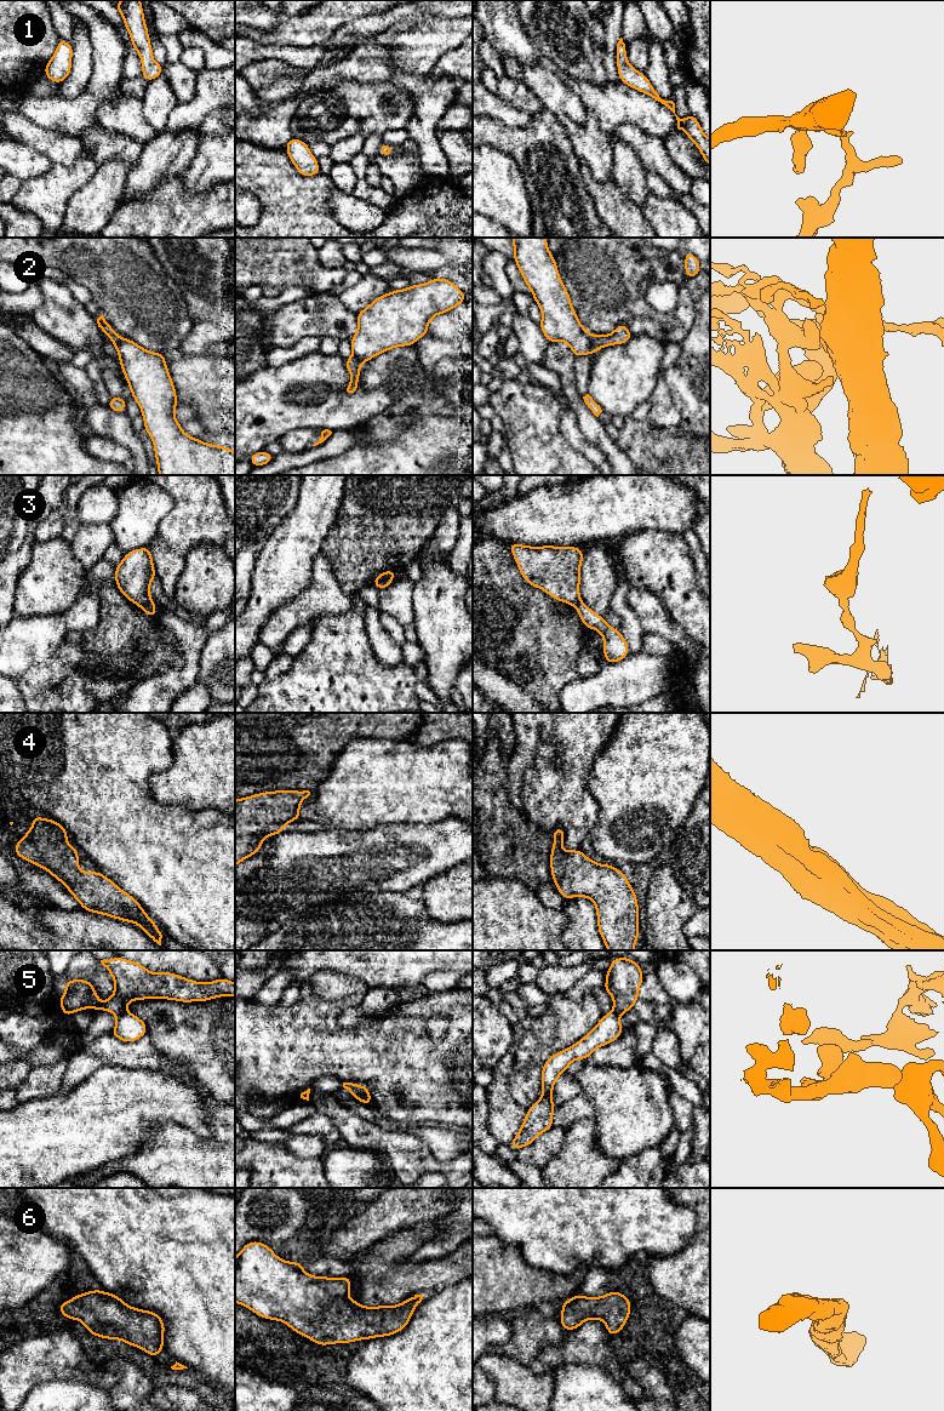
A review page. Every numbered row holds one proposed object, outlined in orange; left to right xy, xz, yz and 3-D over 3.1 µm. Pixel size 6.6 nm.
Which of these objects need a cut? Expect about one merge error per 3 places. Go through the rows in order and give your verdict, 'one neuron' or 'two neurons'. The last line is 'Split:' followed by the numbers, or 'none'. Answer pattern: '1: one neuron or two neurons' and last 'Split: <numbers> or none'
1: one neuron
2: two neurons
3: two neurons
4: one neuron
5: two neurons
6: one neuron
Split: 2, 3, 5

